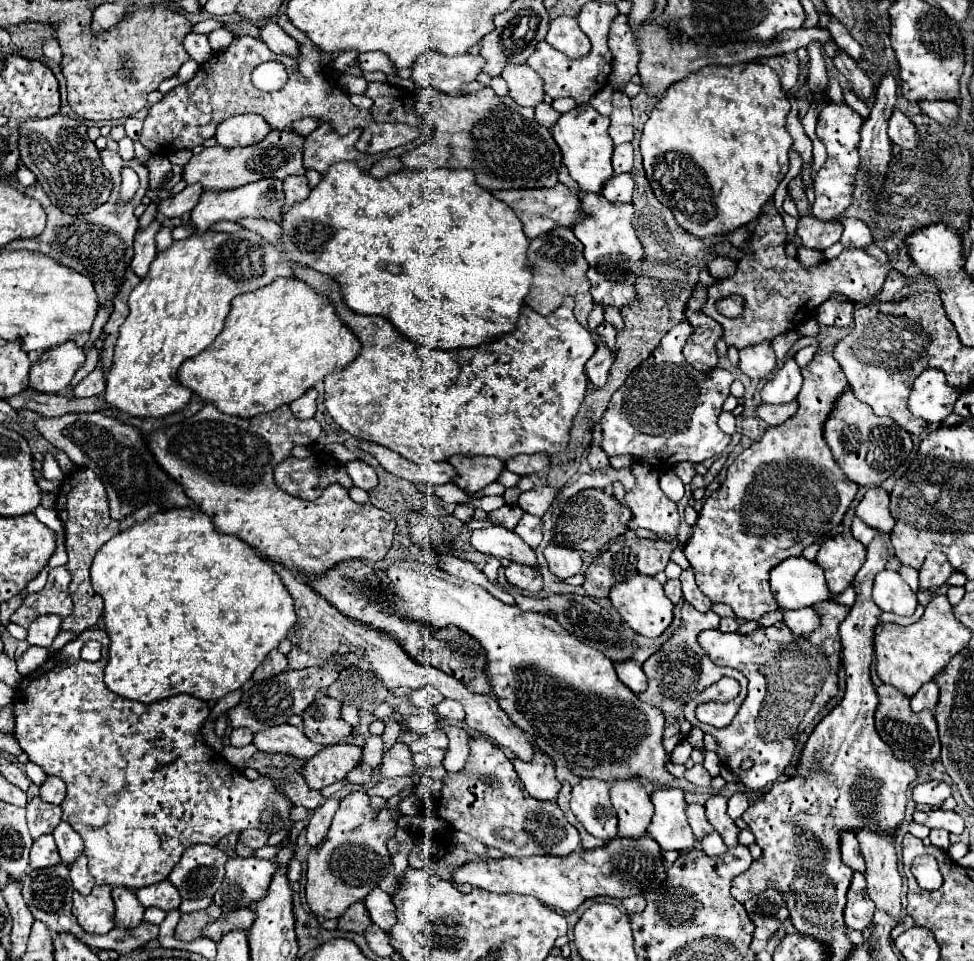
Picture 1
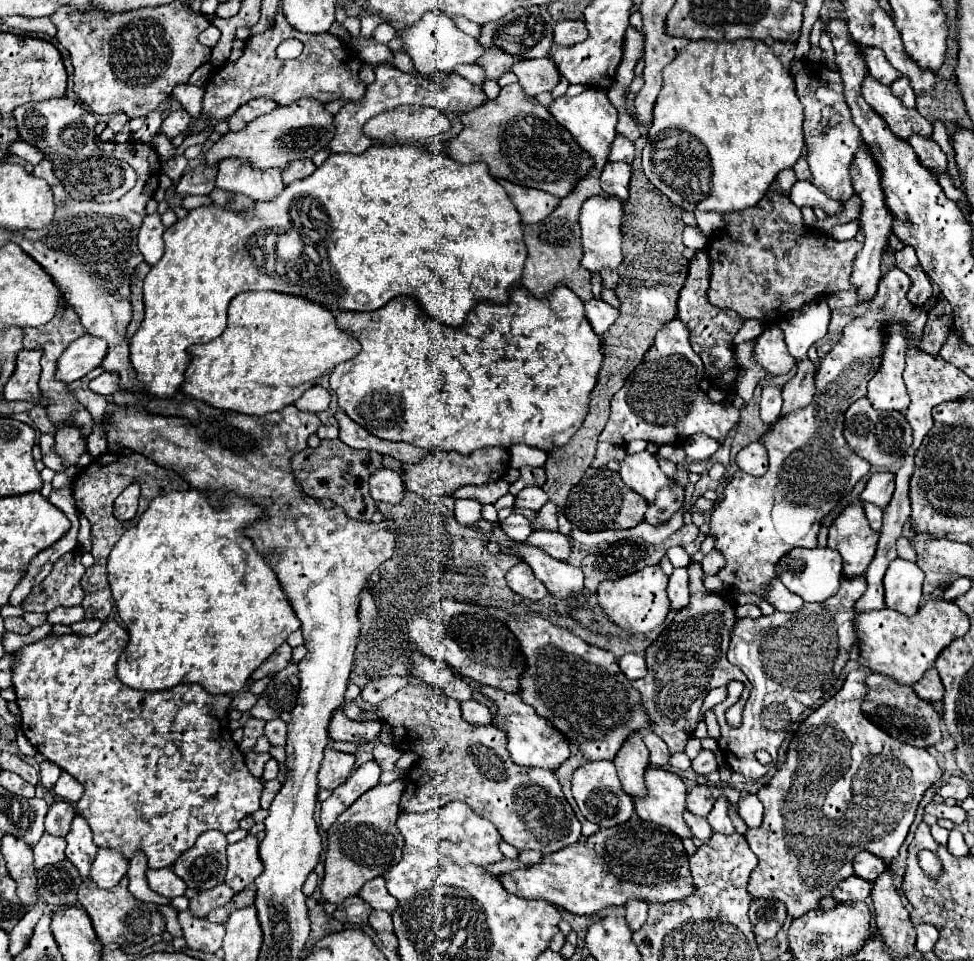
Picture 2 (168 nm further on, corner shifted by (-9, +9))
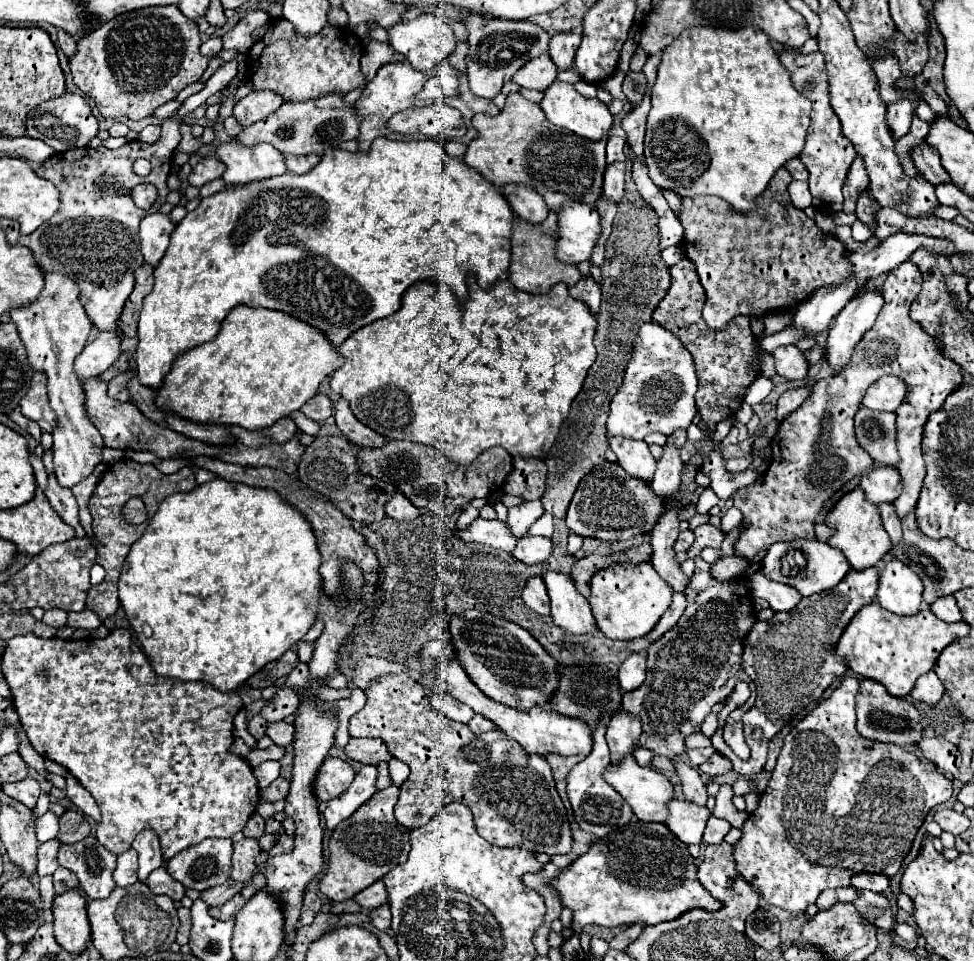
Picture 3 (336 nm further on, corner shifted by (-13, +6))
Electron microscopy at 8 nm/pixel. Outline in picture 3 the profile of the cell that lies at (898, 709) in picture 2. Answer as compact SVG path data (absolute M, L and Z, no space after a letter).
M864 679L860 683L860 691L856 695L856 715L858 715L856 729L864 739L882 741L882 743L896 743L896 745L918 743L922 739L920 713L916 711L916 707L904 699L892 697L884 689L884 685L878 681Z

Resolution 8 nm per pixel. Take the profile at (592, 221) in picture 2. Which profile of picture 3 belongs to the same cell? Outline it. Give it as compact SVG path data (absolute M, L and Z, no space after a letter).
M566 203L558 215L558 241L554 257L562 263L580 263L588 261L592 247L602 231L600 213L588 205Z

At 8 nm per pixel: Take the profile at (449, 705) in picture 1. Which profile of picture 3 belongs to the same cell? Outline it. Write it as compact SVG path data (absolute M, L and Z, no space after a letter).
M476 715L468 725L470 725L470 729L472 729L474 733L484 733L484 731L492 731L492 729L496 729L496 725L494 725L492 721L486 721L484 717L478 717L478 715Z

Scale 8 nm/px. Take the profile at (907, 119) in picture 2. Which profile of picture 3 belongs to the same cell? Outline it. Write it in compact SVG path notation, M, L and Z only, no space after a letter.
M926 143L918 145L918 149L914 149L914 165L916 165L918 173L922 173L922 177L926 177L926 181L930 181L932 185L942 185L942 183L950 181L950 175L940 165L938 153L934 149L930 149Z

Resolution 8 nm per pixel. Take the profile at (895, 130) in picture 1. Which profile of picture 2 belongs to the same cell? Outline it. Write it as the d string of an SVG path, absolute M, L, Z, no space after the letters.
M912 134L908 138L910 146L914 148L914 152L918 154L922 166L926 168L934 168L938 172L946 172L946 154L942 152L942 148L934 142L932 136L922 136L922 134Z

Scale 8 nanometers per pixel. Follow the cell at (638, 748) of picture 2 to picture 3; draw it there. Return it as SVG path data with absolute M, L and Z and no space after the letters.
M620 709L608 721L606 743L610 747L612 761L620 761L624 755L630 755L636 749L636 741L640 737L640 721L636 715Z

